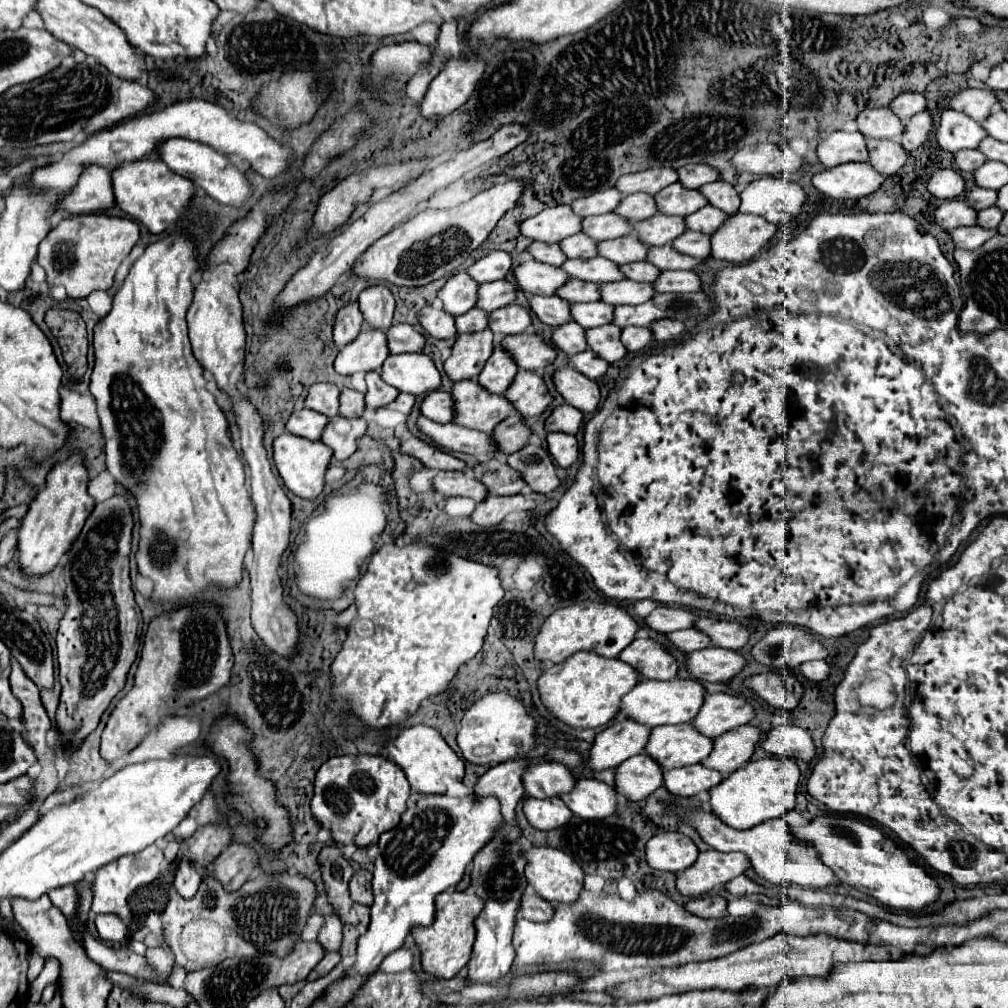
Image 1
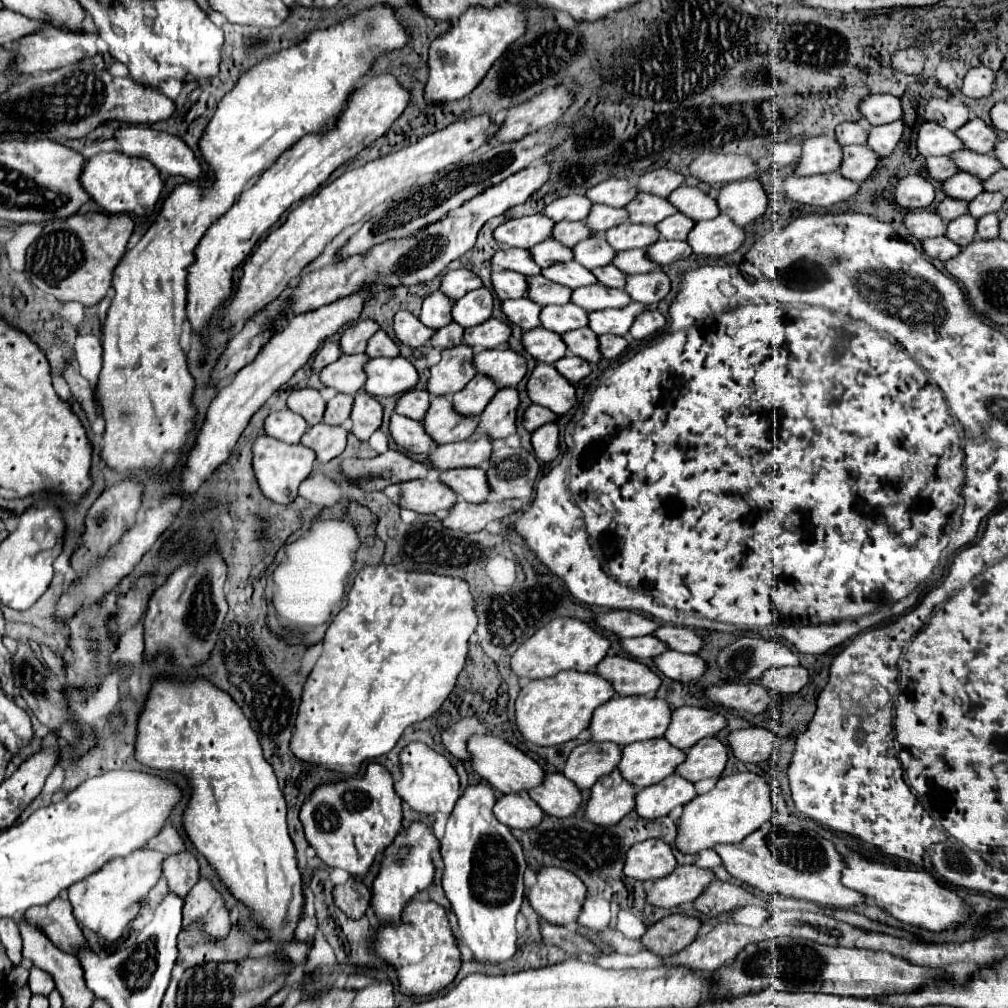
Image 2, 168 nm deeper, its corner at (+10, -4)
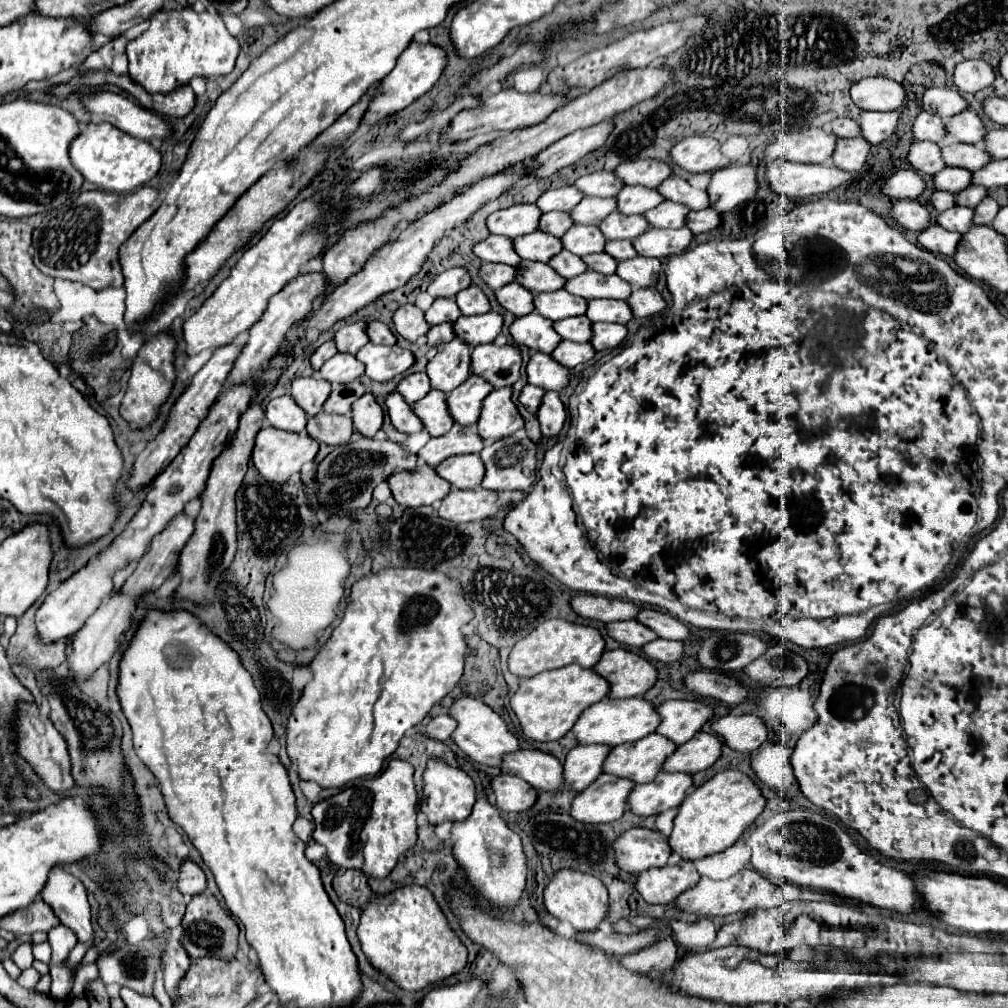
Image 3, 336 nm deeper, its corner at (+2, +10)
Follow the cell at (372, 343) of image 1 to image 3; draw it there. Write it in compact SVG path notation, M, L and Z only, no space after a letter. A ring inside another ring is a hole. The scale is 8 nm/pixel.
M335 354L331 360L327 360L321 370L319 376L331 384L345 384L345 382L353 382L363 374L363 364L351 356L351 354Z

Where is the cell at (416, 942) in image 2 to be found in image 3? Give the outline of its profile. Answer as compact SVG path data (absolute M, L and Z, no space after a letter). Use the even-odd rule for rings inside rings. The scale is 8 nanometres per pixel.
M403 886L395 888L387 894L383 894L379 900L371 900L361 910L361 922L357 928L357 938L361 942L361 950L371 962L371 966L385 976L389 976L399 988L407 992L423 990L431 984L439 984L447 980L449 976L461 972L467 962L467 948L461 944L461 940L455 936L455 932L449 928L447 918L439 910L433 894L423 886Z

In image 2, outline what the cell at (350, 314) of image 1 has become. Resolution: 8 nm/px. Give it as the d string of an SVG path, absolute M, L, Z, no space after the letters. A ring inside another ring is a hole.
M325 342L325 344L323 344L323 346L317 350L317 356L315 356L313 368L319 372L319 370L321 370L321 368L325 368L327 364L335 362L339 356L341 356L339 342Z

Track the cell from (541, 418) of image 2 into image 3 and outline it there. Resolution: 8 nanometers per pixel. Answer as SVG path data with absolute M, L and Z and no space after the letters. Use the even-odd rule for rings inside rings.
M527 384L527 386L521 390L521 394L519 394L519 402L521 402L521 404L523 404L531 414L535 414L537 408L539 408L539 404L541 404L543 392L545 392L545 390Z

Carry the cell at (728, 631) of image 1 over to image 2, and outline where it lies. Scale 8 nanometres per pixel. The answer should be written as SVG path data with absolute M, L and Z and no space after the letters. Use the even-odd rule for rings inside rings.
M661 626L655 636L663 640L671 650L677 652L687 652L687 654L697 654L703 648L703 640L691 630L683 626Z

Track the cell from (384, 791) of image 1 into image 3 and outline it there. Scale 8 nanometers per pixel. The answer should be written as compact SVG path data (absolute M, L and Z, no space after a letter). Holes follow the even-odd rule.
M391 760L387 770L373 778L361 778L337 796L319 802L313 808L313 840L327 848L331 864L343 870L361 870L369 878L383 880L391 874L401 856L417 842L417 792L413 766L403 760Z

